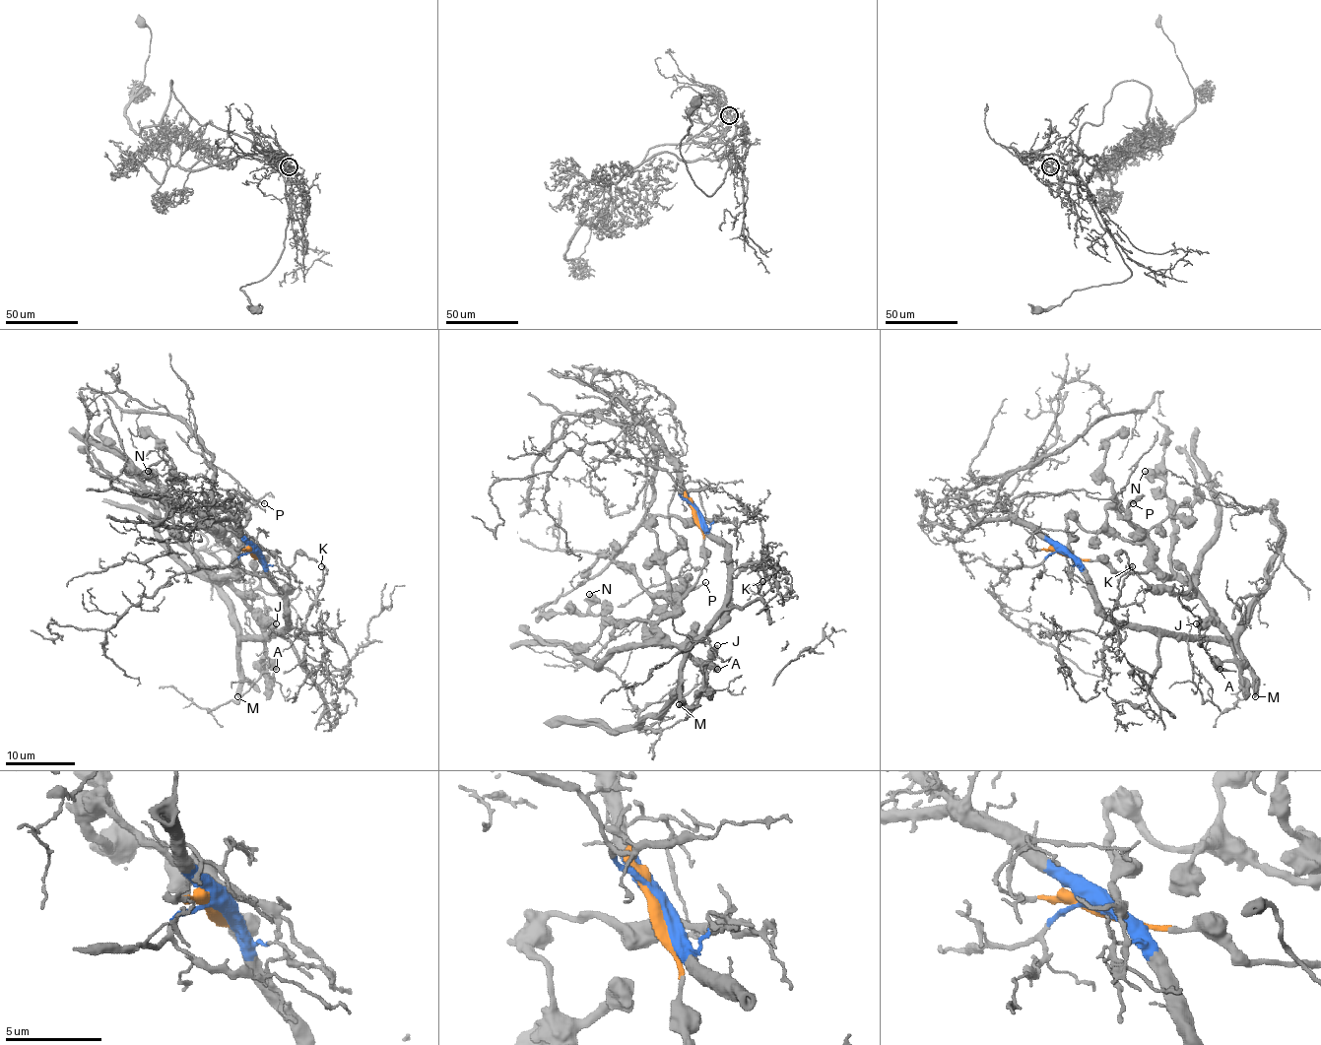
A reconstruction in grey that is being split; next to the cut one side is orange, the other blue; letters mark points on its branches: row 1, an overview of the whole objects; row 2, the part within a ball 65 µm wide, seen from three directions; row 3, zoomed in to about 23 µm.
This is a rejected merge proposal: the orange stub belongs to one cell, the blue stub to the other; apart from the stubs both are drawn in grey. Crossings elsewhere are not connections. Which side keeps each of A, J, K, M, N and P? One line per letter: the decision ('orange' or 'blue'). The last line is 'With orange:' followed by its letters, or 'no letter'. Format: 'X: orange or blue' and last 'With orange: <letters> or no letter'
A: orange
J: orange
K: blue
M: blue
N: orange
P: orange
With orange: A, J, N, P

